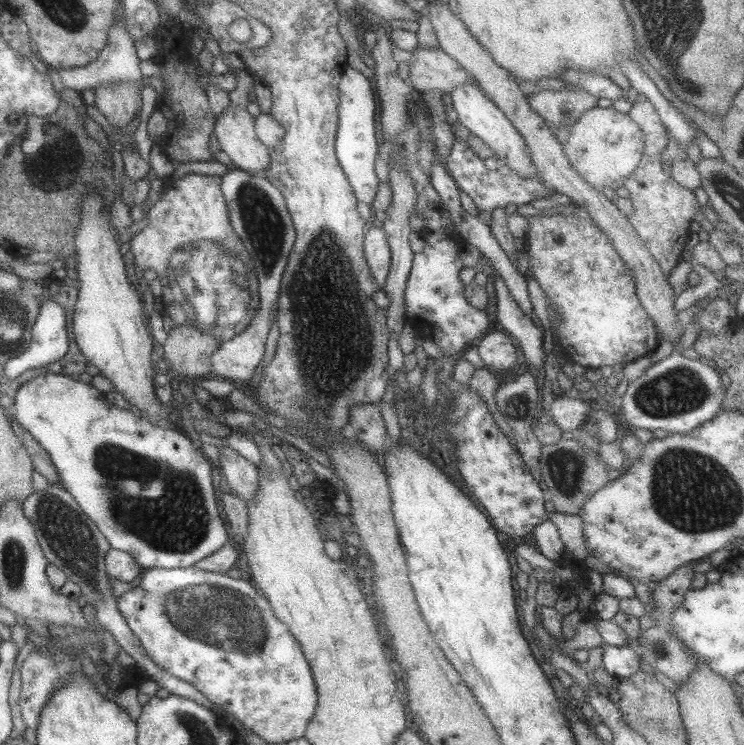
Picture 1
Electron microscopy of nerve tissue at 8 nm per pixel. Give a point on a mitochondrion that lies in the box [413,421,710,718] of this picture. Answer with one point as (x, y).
(566, 467)

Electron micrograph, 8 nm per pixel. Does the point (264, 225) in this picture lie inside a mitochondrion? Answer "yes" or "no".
yes

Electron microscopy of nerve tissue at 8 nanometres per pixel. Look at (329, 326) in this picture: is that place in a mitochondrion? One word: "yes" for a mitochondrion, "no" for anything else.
yes

